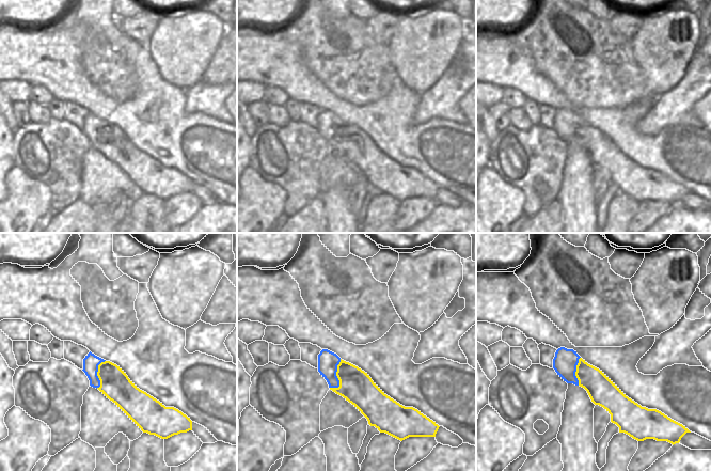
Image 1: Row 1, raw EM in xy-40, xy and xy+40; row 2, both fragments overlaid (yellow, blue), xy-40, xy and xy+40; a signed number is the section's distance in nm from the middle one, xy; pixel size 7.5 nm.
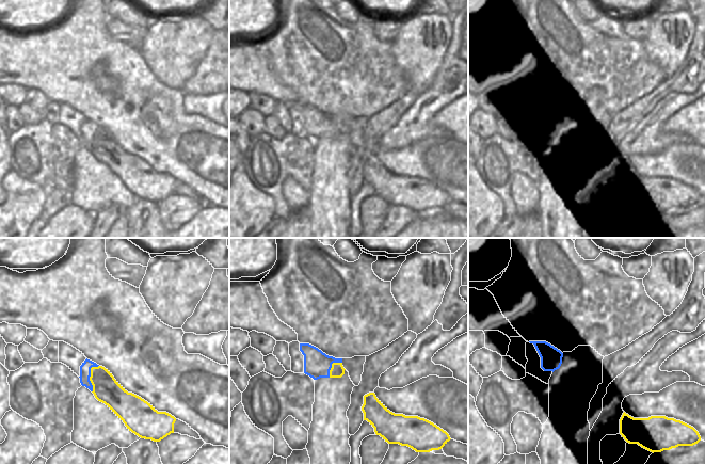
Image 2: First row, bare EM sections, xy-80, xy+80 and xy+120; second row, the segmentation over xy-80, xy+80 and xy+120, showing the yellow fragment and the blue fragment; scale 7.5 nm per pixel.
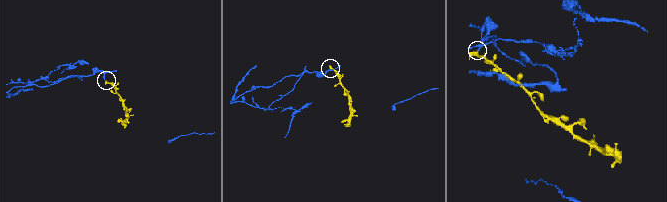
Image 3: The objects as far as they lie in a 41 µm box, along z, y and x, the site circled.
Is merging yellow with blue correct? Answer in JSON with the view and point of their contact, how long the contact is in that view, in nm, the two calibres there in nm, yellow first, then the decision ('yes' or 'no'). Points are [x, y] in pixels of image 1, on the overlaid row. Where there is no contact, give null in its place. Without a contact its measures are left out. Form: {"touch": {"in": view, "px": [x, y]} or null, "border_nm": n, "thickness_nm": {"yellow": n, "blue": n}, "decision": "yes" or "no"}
{"touch": {"in": "xy", "px": [337, 377]}, "border_nm": 240, "thickness_nm": {"yellow": 240, "blue": 160}, "decision": "no"}

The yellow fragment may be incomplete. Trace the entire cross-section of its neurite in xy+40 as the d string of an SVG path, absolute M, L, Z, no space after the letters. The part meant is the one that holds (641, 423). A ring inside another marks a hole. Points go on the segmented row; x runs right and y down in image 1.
M579 359L575 376L579 386L584 388L595 405L603 407L611 414L611 422L619 427L619 433L625 433L637 441L654 439L667 441L673 445L679 443L681 438L691 433L682 424L672 420L657 409L642 407L629 398L602 371Z

